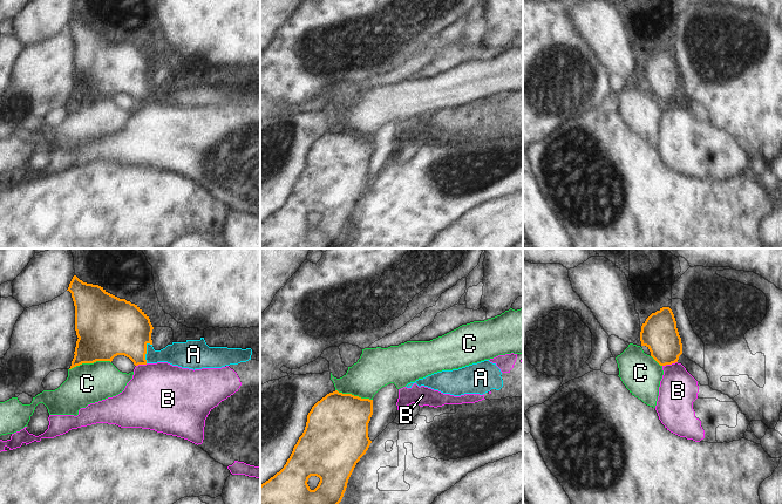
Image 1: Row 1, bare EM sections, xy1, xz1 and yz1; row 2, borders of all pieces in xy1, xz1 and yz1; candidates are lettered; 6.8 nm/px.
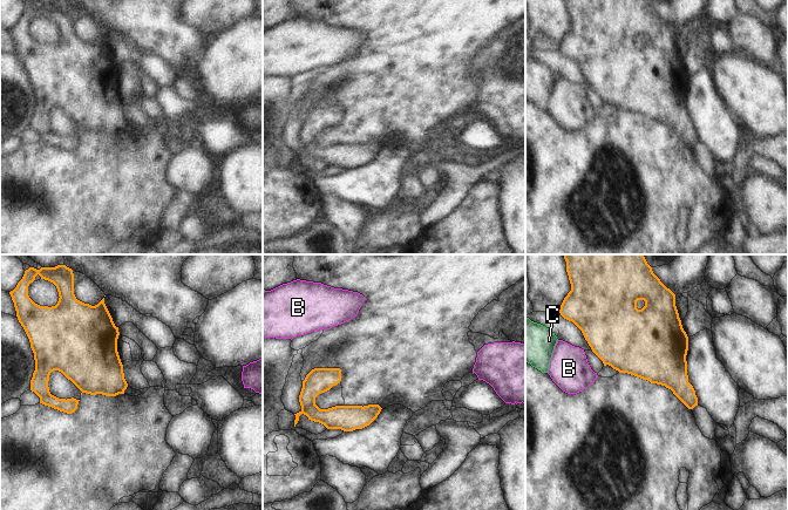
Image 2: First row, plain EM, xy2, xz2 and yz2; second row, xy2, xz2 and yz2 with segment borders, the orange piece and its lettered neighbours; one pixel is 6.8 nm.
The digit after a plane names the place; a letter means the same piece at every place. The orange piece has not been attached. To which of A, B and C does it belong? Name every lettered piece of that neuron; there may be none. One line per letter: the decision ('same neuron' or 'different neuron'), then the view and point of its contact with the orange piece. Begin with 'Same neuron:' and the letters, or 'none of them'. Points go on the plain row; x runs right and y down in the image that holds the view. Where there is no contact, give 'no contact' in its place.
Same neuron: A
A: same neuron; meets orange in xy1 at (145, 90)
B: different neuron; meets orange in yz1 at (670, 101)
C: different neuron; meets orange in xy1 at (89, 100)

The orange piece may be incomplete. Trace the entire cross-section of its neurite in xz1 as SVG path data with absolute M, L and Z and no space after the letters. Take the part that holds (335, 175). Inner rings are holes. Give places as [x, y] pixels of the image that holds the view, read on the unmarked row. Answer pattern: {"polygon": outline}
{"polygon": "M335 128L318 138L284 205L260 223L260 248L331 248L339 243L356 200L372 181L368 175L372 152L373 137L352 131ZM311 213L320 216L314 227L307 222Z"}

